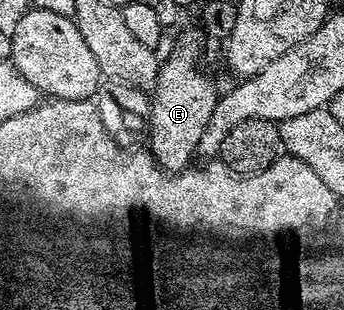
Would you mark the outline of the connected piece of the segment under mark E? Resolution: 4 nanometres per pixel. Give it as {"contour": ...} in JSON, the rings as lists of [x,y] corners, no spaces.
{"contour":[[[188,38],[180,42],[172,50],[172,55],[160,63],[160,75],[151,95],[152,117],[150,119],[150,135],[152,134],[151,153],[156,155],[156,161],[161,167],[172,172],[179,172],[189,165],[188,162],[199,151],[202,132],[206,132],[206,124],[210,124],[210,112],[214,112],[218,90],[212,87],[212,82],[200,71],[200,42],[196,38]]]}

